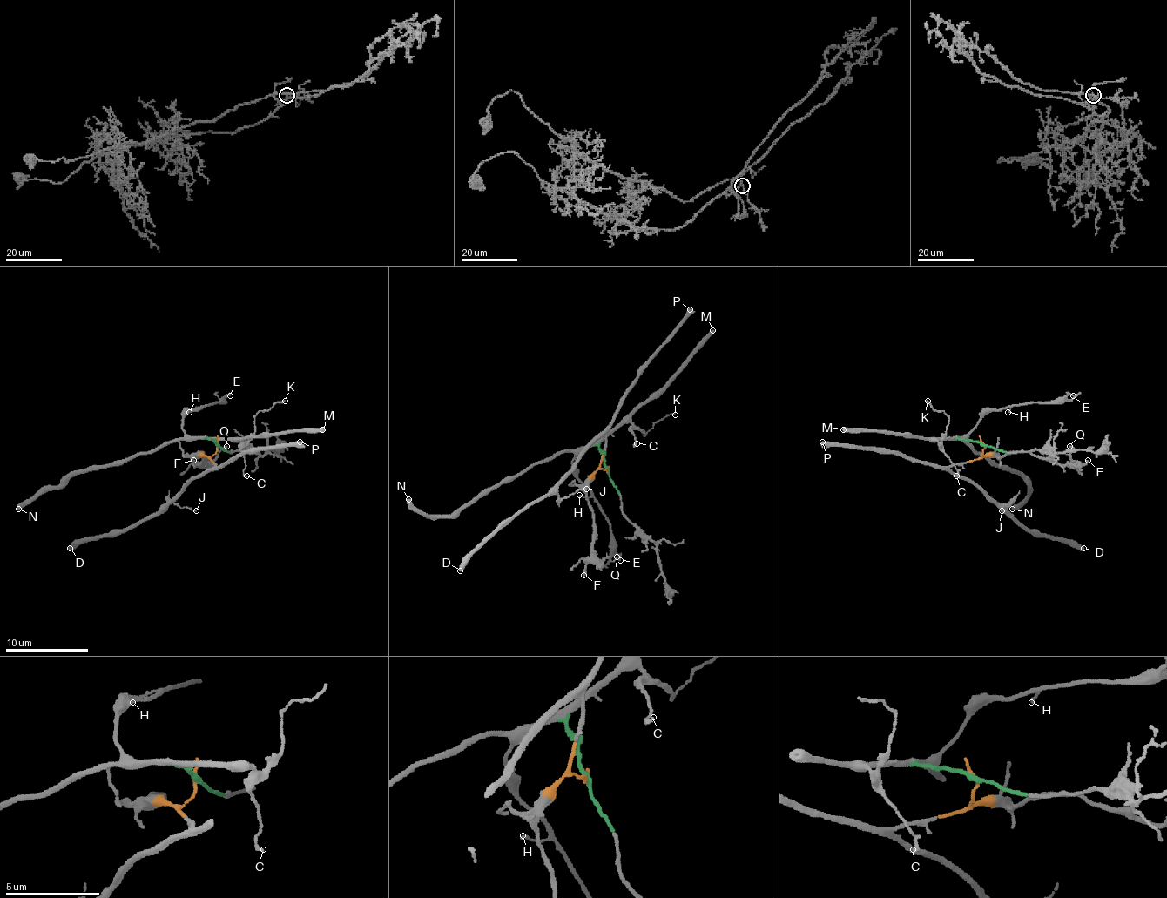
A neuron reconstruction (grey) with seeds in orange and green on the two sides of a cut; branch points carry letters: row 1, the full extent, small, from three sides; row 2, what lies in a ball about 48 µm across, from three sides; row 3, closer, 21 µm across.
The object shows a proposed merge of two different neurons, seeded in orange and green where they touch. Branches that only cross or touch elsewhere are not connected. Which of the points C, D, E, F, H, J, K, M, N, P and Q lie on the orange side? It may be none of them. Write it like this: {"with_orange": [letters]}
{"with_orange": ["D", "F", "J", "P", "Q"]}

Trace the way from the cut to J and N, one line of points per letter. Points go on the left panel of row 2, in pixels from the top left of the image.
J: (216, 445), (210, 457), (216, 463), (213, 468), (195, 476), (166, 503), (177, 503), (195, 511)
N: (216, 445), (213, 441), (205, 439), (174, 439), (123, 462), (90, 466), (59, 484), (43, 487), (17, 509)

